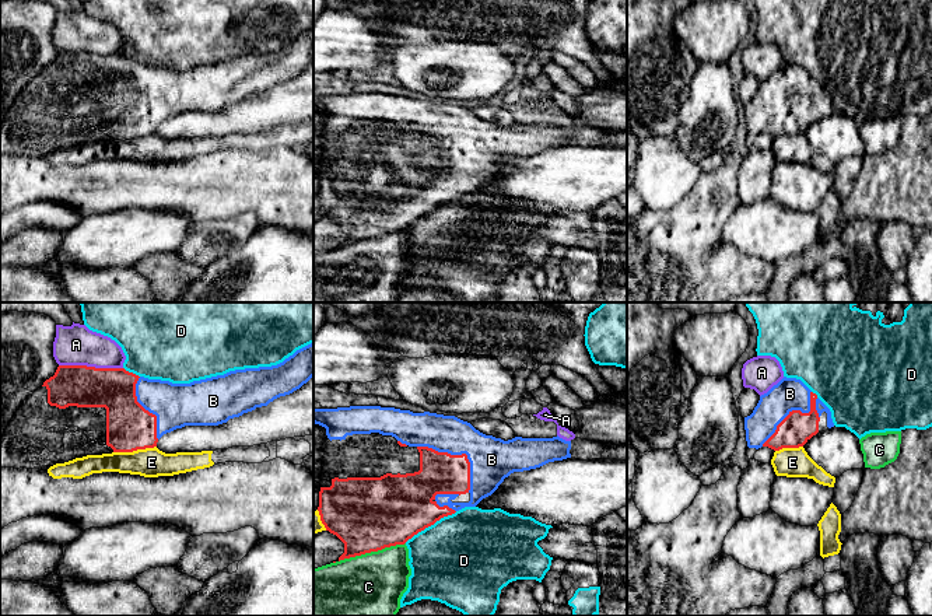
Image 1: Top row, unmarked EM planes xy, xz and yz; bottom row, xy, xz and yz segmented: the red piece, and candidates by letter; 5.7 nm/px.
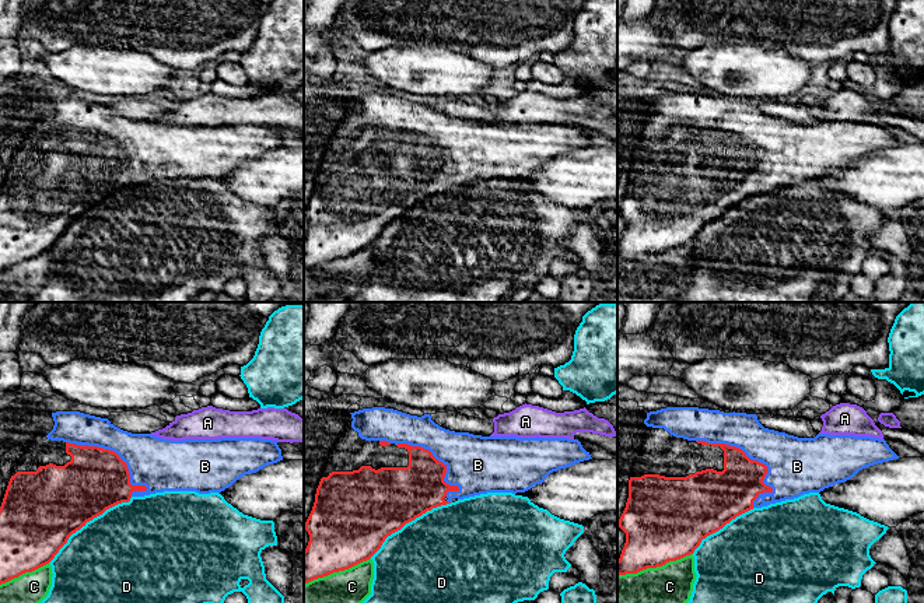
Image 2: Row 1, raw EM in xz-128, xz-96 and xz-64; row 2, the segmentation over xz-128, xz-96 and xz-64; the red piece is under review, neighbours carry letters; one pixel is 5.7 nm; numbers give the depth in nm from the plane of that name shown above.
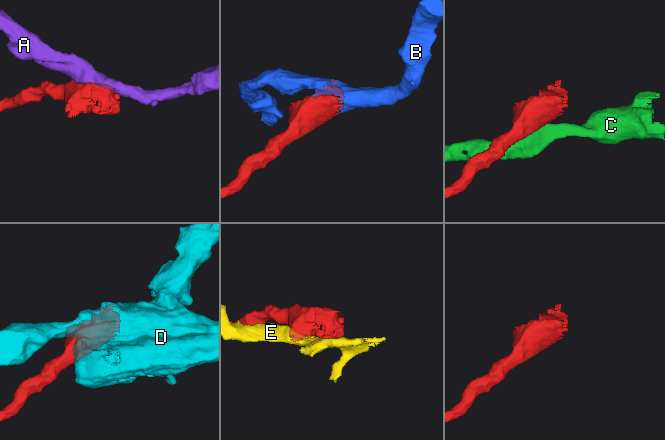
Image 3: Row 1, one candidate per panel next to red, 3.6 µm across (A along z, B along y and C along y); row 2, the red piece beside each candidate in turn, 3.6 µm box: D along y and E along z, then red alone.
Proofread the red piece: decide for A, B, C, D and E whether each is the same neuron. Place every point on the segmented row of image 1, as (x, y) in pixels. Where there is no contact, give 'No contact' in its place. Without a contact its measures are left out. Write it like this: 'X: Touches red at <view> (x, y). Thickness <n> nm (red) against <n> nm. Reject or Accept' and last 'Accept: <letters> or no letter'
A: Touches red at xy (91, 367). Thickness 240 nm (red) against 240 nm. Reject
B: Touches red at xz (462, 454). Thickness 240 nm (red) against 260 nm. Accept
C: Touches red at xz (371, 550). Thickness 420 nm (red) against 420 nm. Reject
D: Touches red at xz (430, 525). Thickness 400 nm (red) against 500 nm. Reject
E: Touches red at xy (135, 450). Thickness 280 nm (red) against 170 nm. Reject
Accept: B

